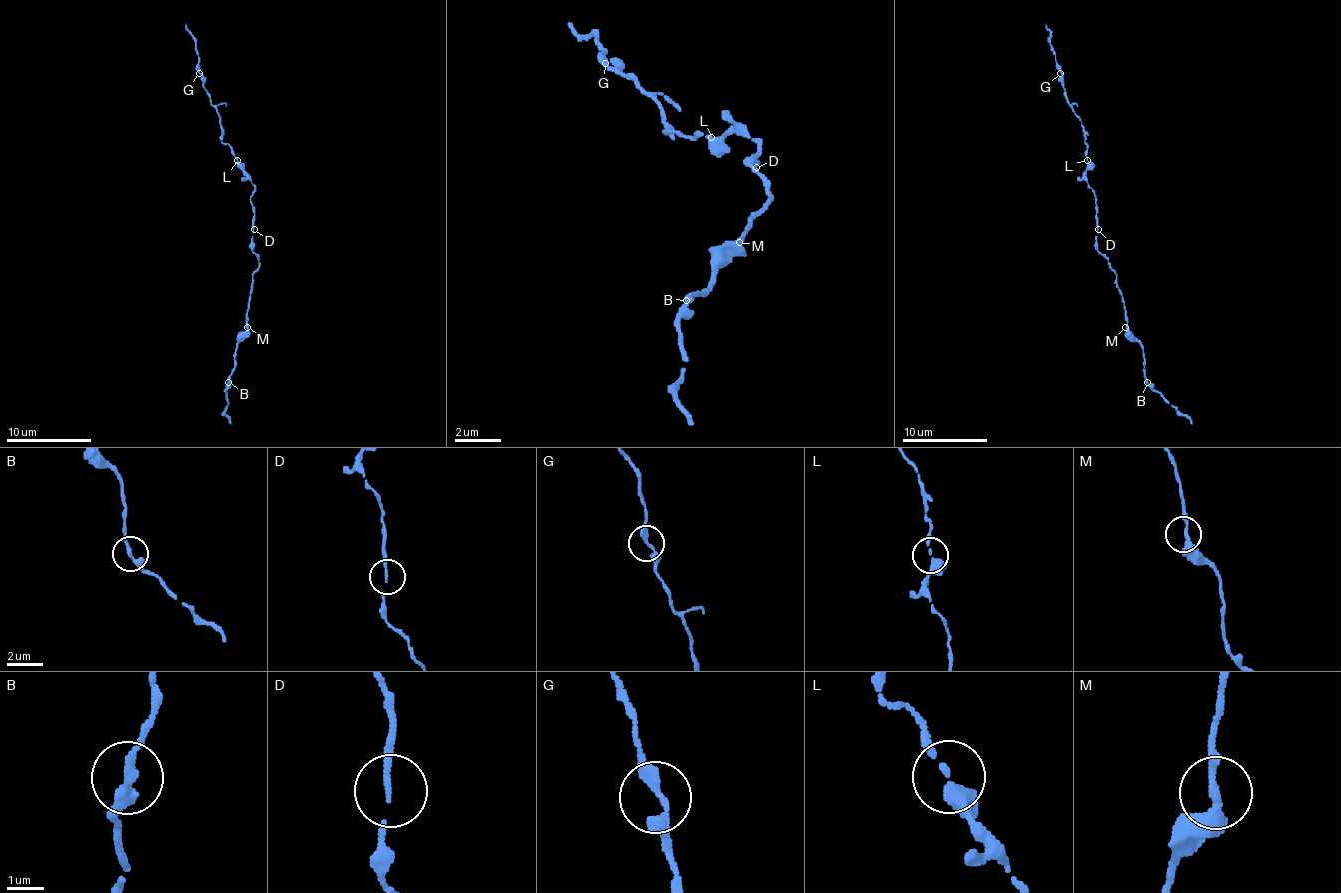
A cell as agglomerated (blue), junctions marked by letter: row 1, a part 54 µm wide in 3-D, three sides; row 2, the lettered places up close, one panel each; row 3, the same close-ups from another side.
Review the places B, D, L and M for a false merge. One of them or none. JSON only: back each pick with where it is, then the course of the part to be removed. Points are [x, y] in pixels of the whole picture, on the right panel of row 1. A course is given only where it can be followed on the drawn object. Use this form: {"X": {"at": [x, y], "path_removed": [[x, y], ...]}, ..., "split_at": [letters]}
{"split_at": []}

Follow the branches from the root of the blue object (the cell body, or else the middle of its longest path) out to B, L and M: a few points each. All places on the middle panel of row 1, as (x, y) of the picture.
B: (756, 167), (750, 161), (768, 202), (704, 295), (686, 300)
L: (756, 167), (756, 161), (744, 161), (756, 150), (756, 144), (744, 132), (733, 132), (727, 138), (710, 138)
M: (756, 167), (750, 161), (750, 167), (768, 190), (768, 202), (739, 237), (739, 248), (739, 242)

